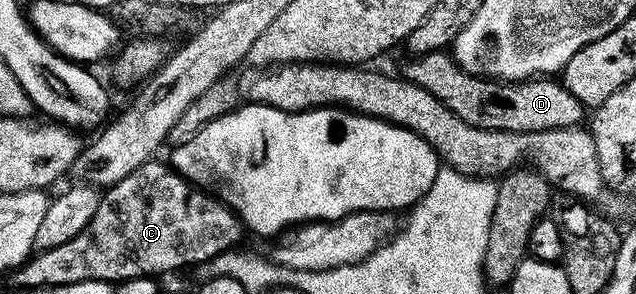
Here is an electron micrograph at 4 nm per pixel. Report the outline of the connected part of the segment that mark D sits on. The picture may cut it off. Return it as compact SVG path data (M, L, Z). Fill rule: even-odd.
M447 51L428 52L425 56L412 56L404 64L403 79L411 84L422 86L422 90L430 90L442 106L446 106L462 122L470 122L470 126L489 128L490 130L506 130L507 132L541 132L555 128L575 128L585 123L586 109L570 90L566 90L563 83L556 78L533 78L519 82L505 82L499 78L485 78L480 74L467 72L456 63L455 56Z

